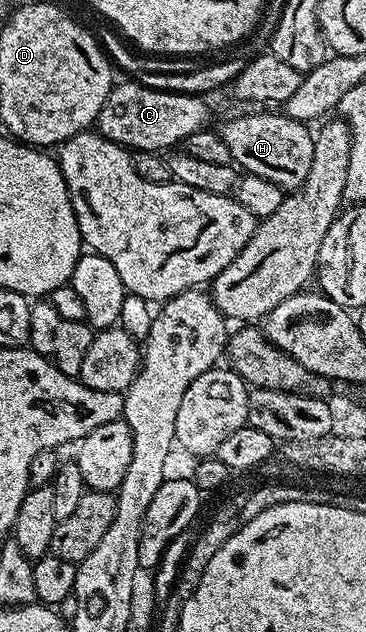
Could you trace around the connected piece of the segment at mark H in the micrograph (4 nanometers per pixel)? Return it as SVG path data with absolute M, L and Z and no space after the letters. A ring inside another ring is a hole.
M252 110L249 116L236 116L218 128L222 142L232 155L232 164L239 166L250 176L266 178L266 182L274 182L285 190L295 190L306 182L306 174L310 174L310 162L314 159L314 136L309 125L302 120L290 118L280 110Z

